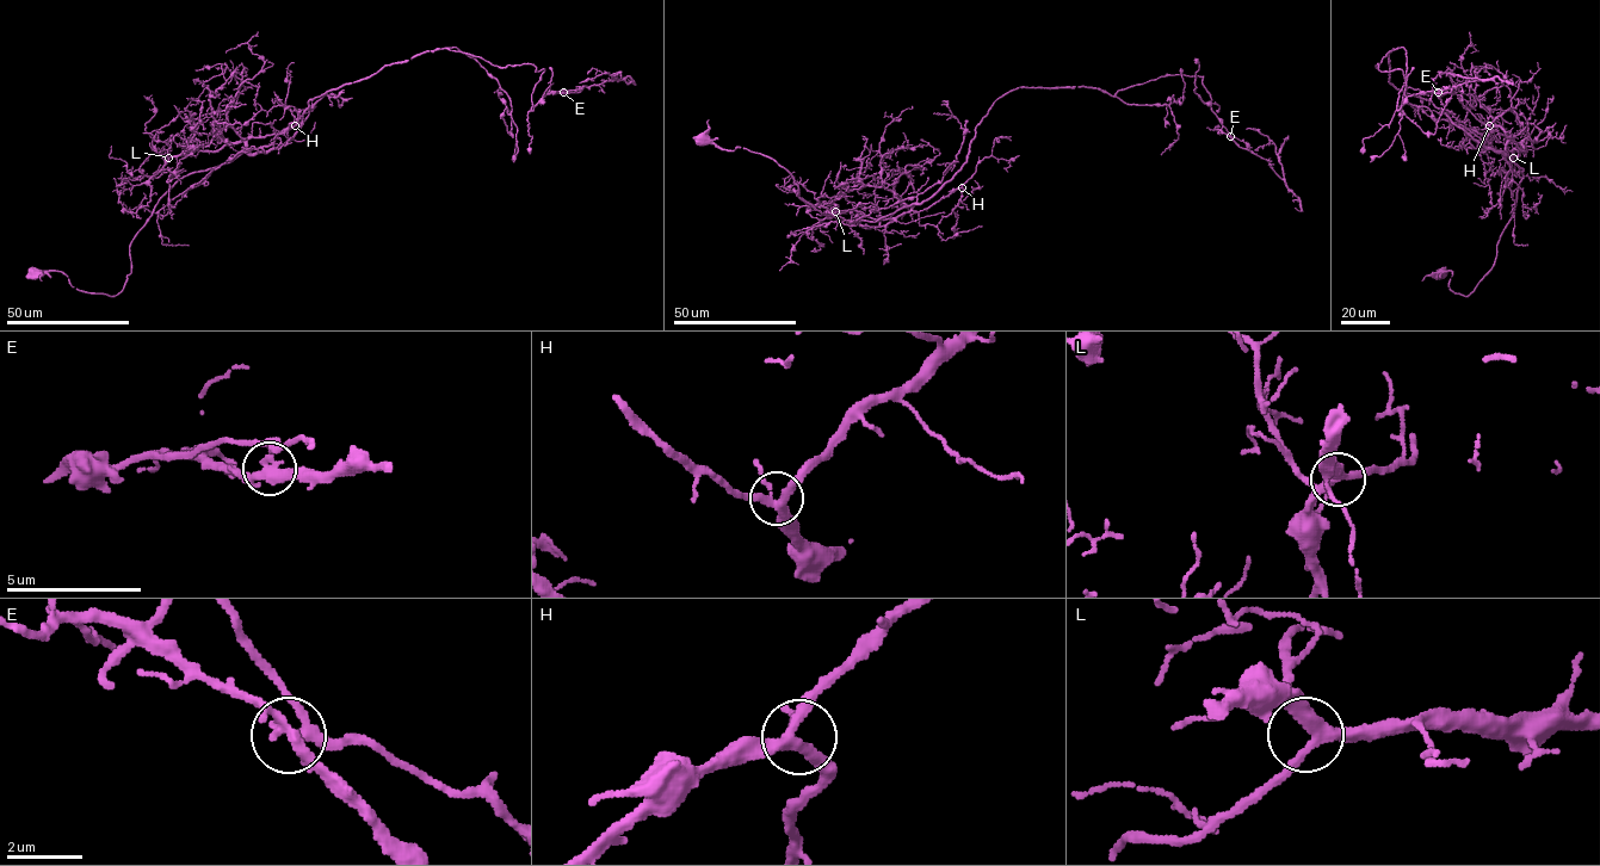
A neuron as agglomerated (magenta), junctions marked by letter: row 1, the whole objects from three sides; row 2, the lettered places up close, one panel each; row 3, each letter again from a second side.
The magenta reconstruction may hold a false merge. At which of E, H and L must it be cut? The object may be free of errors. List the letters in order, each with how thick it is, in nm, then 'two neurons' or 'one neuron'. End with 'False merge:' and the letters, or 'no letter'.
E: calibre 280 nm; two neurons
H: calibre 320 nm; one neuron
L: calibre 340 nm; one neuron
False merge: E

